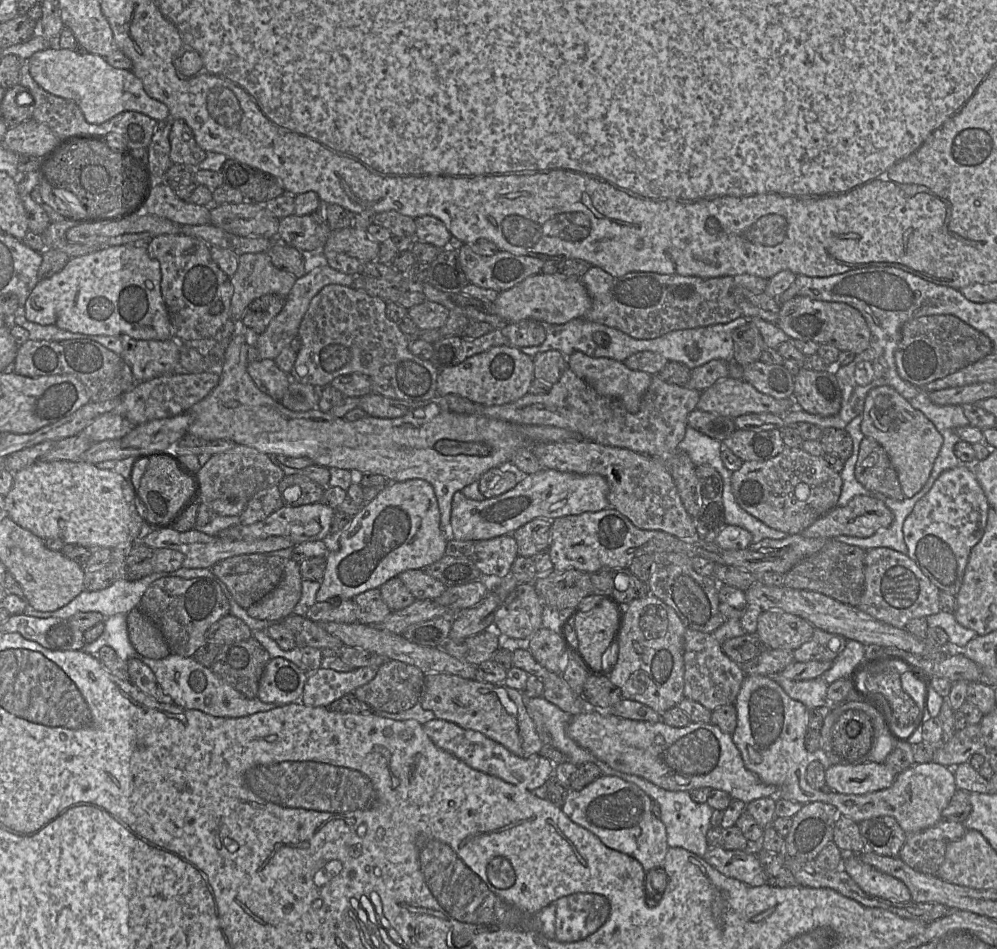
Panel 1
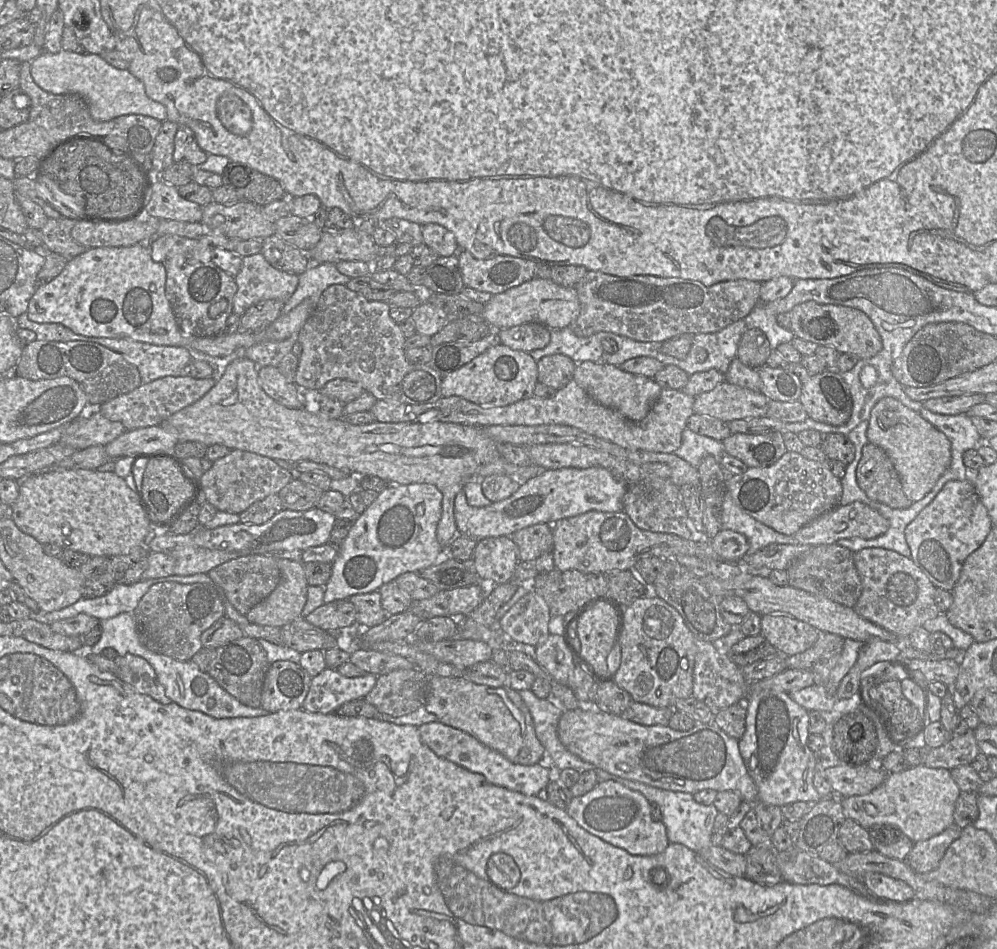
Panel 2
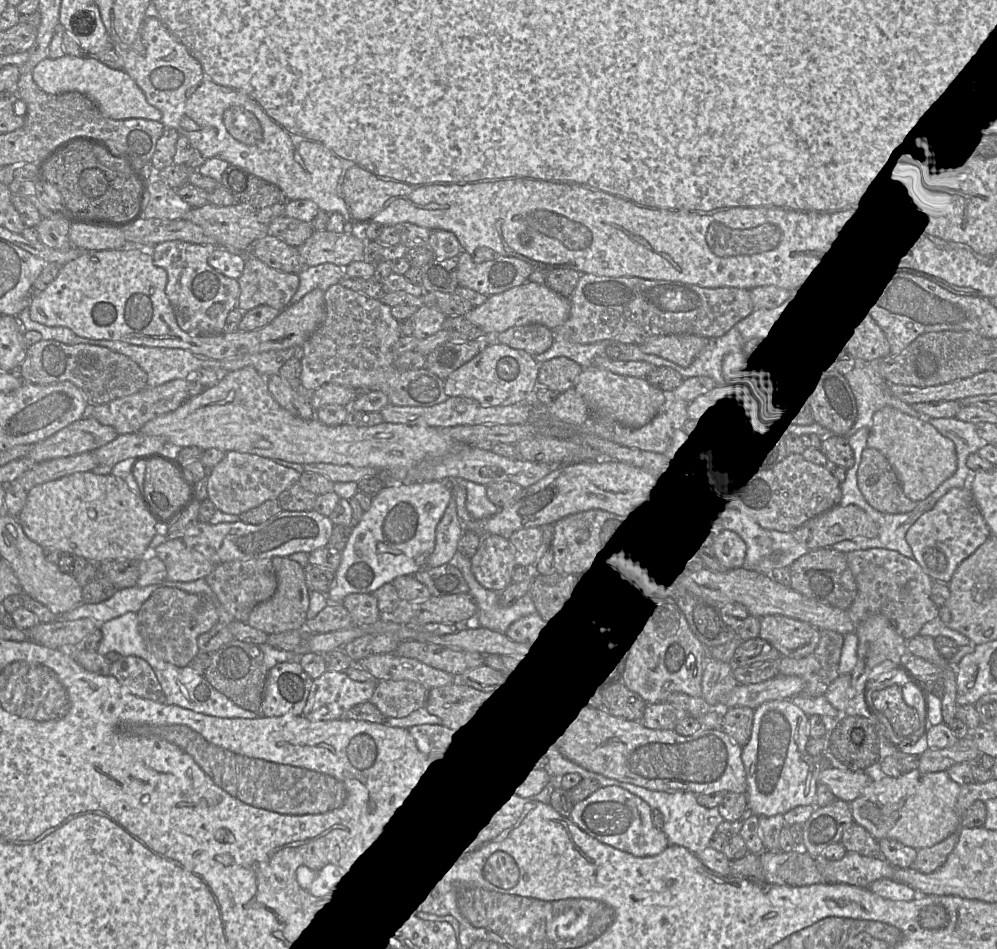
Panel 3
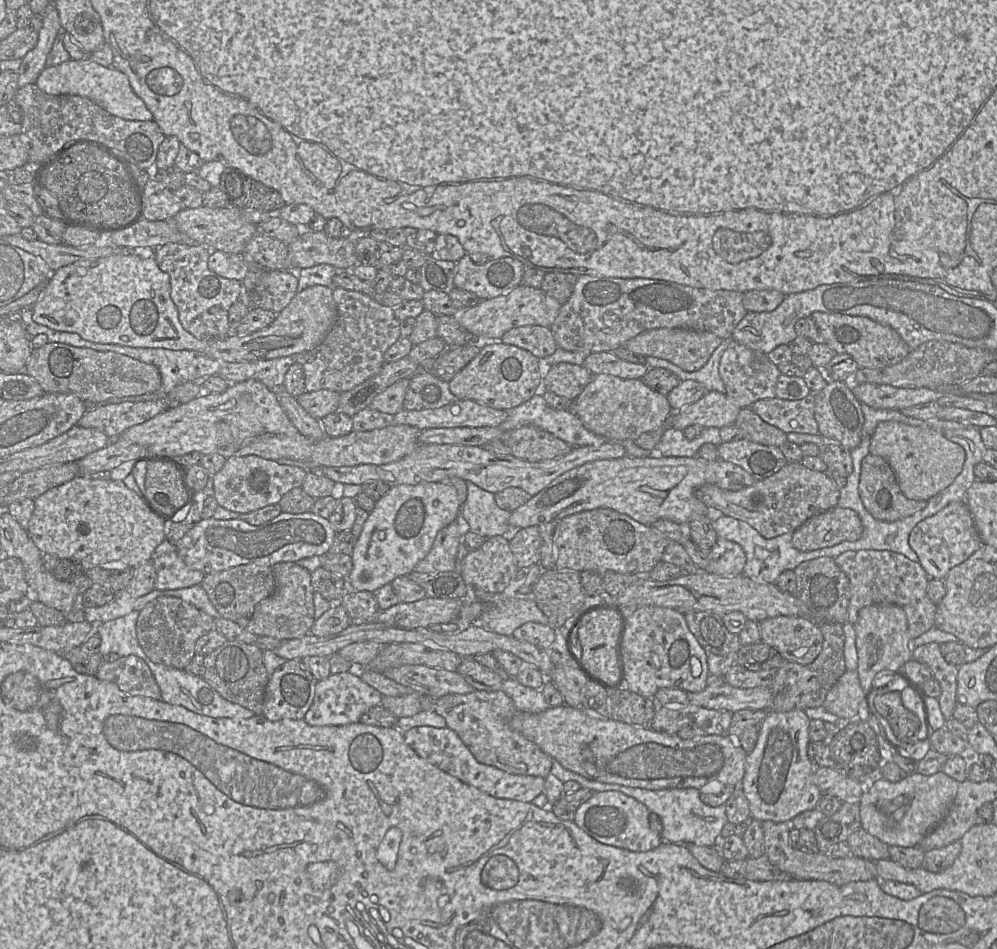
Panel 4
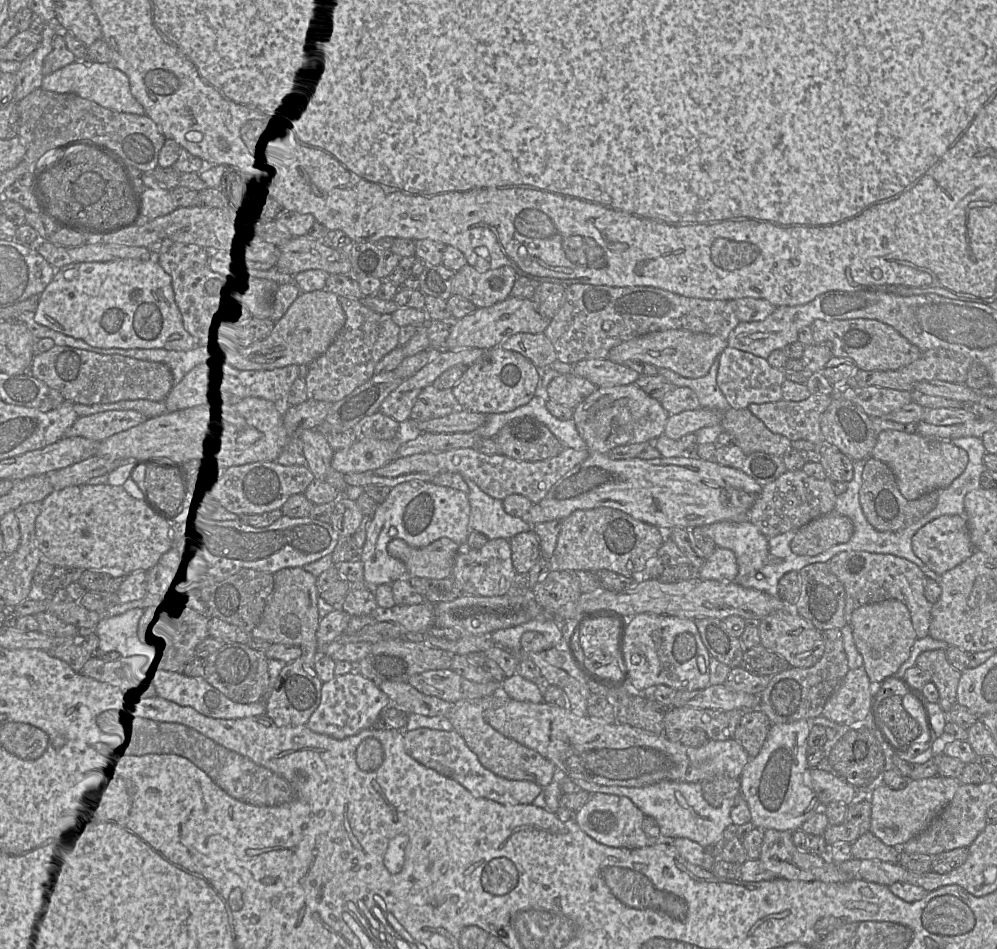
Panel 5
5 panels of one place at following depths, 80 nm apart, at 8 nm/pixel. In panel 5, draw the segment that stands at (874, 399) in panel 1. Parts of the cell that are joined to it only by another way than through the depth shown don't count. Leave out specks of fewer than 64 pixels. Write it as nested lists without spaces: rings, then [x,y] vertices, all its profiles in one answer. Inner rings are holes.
[[[883,430],[871,456],[884,462],[895,475],[898,488],[907,500],[916,500],[933,490],[948,487],[966,469],[967,452],[948,441],[933,442],[918,433]]]

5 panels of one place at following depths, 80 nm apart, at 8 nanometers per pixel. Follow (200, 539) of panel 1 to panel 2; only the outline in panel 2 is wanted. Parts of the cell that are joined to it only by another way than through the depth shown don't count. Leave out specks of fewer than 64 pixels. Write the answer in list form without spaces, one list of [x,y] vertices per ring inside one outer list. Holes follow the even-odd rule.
[[[166,532],[155,536],[148,548],[174,559],[174,575],[207,574],[213,568],[240,557],[239,553],[210,550],[195,544],[193,534],[174,535]]]

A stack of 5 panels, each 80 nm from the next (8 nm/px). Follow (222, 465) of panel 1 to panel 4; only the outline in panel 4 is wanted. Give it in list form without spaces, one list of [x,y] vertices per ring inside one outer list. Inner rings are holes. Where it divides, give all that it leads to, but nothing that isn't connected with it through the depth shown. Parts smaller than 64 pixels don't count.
[[[255,455],[230,457],[213,478],[214,498],[219,506],[239,514],[247,514],[268,505],[278,504],[293,488],[301,487],[307,471],[280,465],[274,460]]]

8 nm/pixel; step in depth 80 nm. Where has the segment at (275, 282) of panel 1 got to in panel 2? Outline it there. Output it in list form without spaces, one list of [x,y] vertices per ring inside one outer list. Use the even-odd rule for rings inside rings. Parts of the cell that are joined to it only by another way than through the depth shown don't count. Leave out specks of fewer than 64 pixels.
[[[261,253],[244,257],[234,280],[237,291],[233,299],[233,313],[238,316],[261,301],[285,303],[298,285],[297,275],[275,269]]]

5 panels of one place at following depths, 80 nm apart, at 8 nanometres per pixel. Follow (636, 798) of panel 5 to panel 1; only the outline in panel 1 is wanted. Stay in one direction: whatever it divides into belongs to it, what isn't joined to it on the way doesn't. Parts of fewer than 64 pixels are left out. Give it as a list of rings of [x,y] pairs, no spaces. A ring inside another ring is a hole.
[[[597,760],[597,766],[603,775],[617,776],[625,781],[634,783],[660,805],[660,819],[666,826],[667,843],[669,847],[684,848],[700,857],[705,855],[709,849],[706,835],[711,827],[710,818],[714,810],[707,802],[695,802],[690,797],[689,791],[671,791],[660,788],[642,777],[615,770],[601,760]]]

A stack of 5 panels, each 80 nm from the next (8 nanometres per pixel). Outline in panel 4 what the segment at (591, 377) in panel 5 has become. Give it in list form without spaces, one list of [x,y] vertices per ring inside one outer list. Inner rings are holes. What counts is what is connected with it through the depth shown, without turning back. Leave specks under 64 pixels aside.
[[[613,352],[591,353],[583,366],[592,374],[609,374],[622,379],[642,379],[649,367],[618,358]]]

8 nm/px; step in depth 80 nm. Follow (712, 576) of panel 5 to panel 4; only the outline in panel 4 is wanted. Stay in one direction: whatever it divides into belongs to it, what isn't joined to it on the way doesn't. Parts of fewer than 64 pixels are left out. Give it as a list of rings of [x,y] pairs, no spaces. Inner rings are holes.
[[[717,539],[709,550],[706,572],[718,576],[736,576],[743,573],[746,555],[742,547],[730,540]]]

